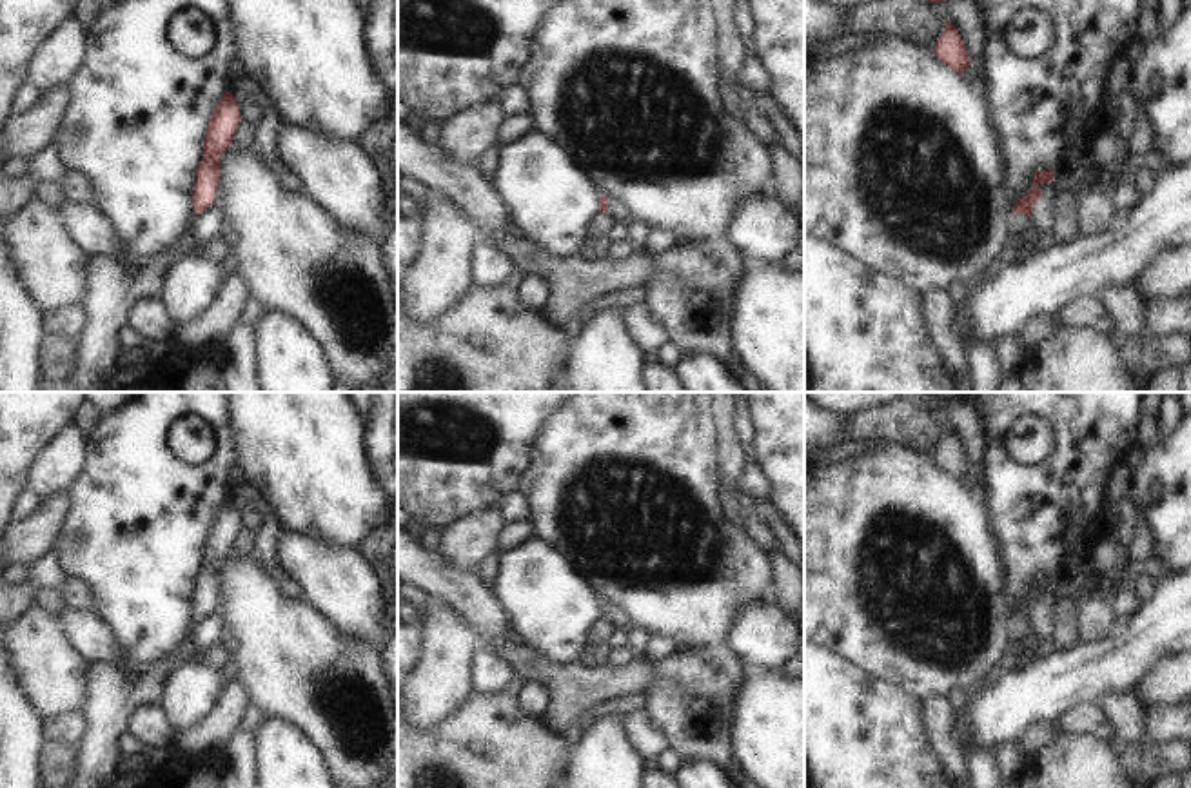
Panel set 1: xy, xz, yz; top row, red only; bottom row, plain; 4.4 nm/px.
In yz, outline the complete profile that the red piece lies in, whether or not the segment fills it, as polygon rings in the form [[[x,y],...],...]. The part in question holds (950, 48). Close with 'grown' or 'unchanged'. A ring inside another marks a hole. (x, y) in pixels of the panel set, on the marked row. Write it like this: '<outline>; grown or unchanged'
[[[946,20],[946,29],[935,44],[933,53],[937,58],[955,73],[964,73],[970,67],[970,56],[966,44],[959,34],[959,29]]]; unchanged

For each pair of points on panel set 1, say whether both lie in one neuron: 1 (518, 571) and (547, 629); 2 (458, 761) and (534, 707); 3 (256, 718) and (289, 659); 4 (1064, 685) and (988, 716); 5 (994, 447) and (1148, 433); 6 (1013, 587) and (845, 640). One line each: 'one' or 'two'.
1: one
2: two
3: two
4: one
5: two
6: two

